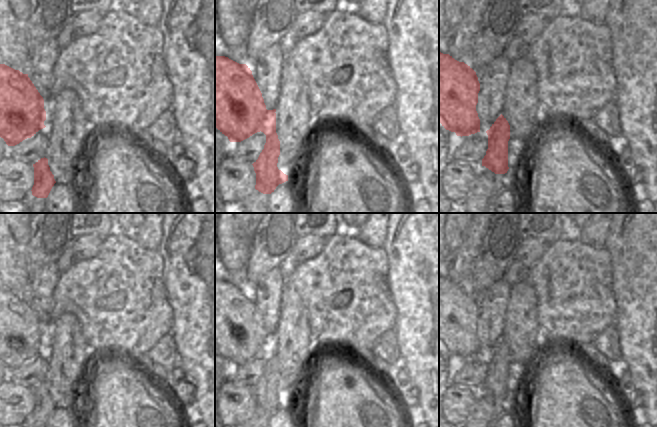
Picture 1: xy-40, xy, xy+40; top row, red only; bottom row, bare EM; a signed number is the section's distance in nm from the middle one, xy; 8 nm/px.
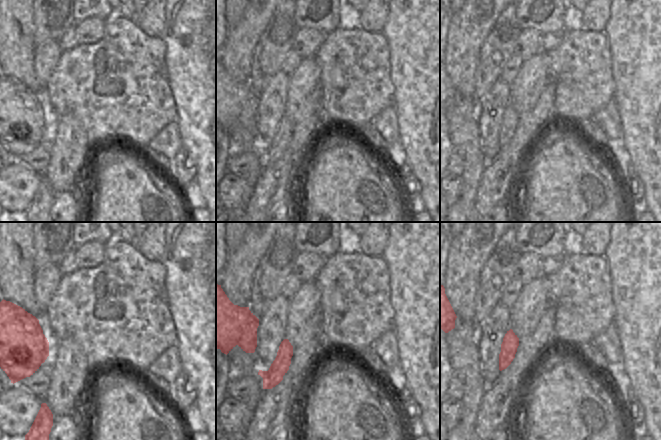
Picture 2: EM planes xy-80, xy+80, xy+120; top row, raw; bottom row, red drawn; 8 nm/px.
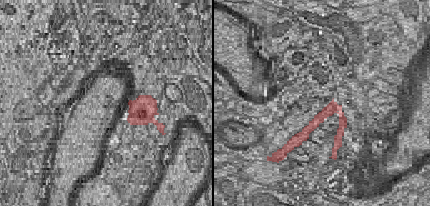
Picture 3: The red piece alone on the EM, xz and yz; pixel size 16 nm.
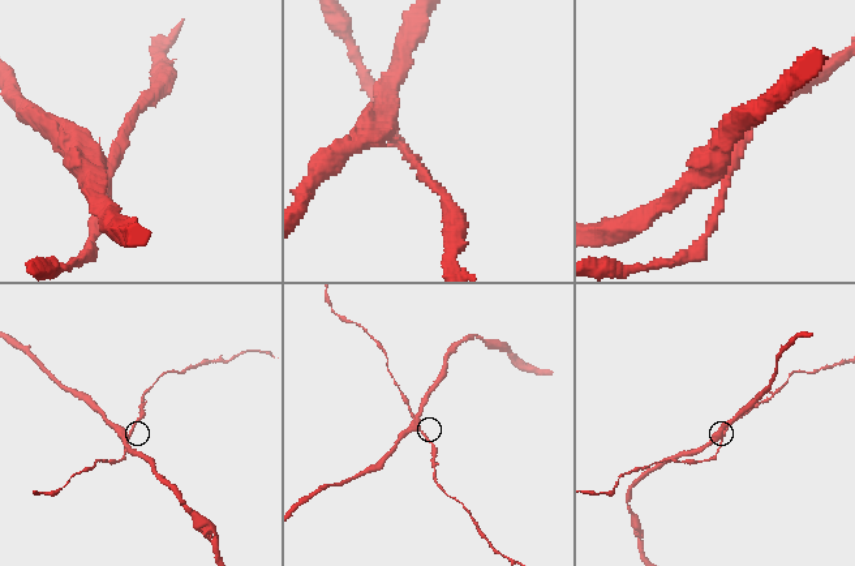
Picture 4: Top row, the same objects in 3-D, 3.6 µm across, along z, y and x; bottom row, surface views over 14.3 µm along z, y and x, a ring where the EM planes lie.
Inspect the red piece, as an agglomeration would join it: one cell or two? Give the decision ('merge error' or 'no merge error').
merge error

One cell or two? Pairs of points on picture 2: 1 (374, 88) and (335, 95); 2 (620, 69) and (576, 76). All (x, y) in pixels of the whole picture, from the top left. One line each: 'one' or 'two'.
1: one
2: two

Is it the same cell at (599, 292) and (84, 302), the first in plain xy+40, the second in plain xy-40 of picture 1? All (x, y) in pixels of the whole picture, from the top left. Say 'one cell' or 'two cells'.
one cell

